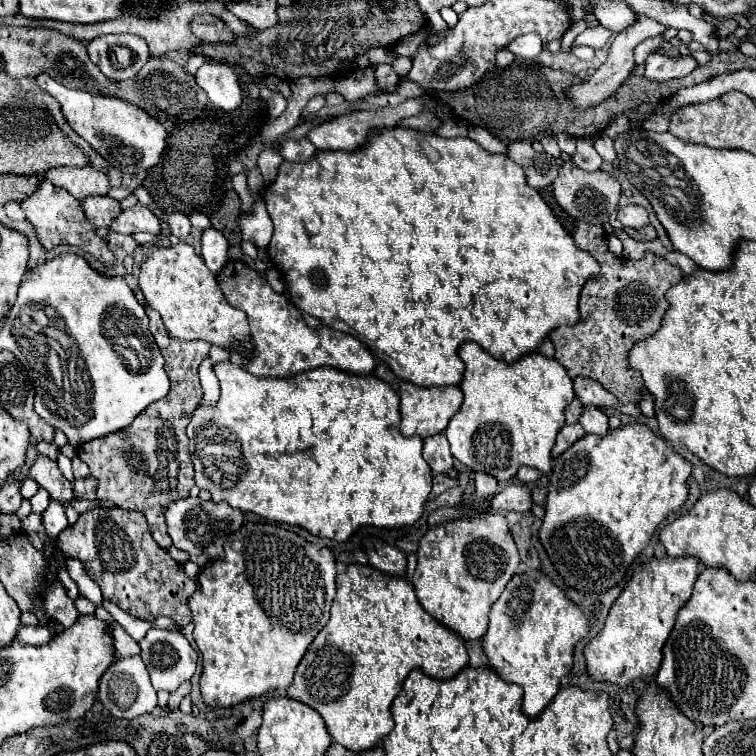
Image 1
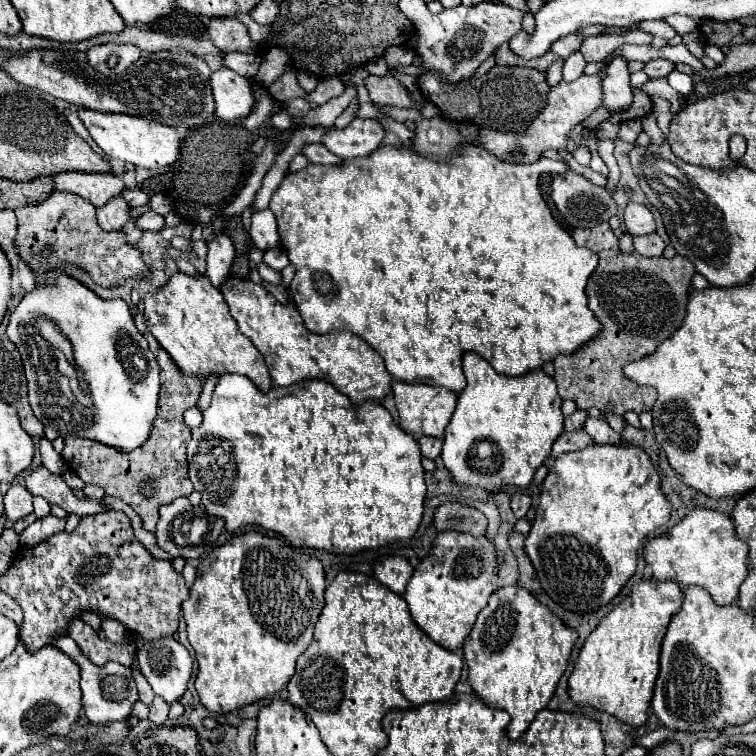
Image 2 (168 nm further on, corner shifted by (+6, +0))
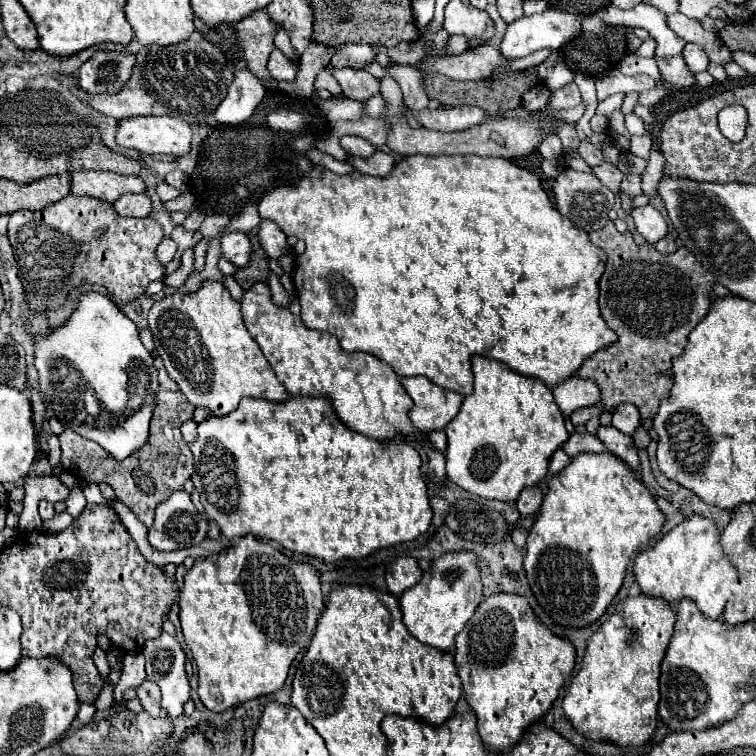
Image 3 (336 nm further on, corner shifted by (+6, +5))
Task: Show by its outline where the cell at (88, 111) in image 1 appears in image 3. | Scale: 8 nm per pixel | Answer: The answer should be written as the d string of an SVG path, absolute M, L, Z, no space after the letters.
M130 117L118 121L116 143L146 155L186 155L192 131L180 117Z

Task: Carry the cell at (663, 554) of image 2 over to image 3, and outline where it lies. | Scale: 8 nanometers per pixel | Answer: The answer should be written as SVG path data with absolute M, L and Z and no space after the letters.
M692 515L656 541L656 545L638 553L634 561L634 575L642 587L642 593L662 597L670 603L690 597L706 617L718 619L726 607L730 585L738 579L738 569L722 551L720 535L722 533L712 519Z

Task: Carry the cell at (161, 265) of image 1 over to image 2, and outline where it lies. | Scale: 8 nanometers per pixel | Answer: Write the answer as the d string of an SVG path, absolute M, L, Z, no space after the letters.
M182 272L174 274L162 290L144 298L144 318L152 336L160 346L164 346L168 356L172 356L174 364L186 376L208 378L212 374L222 376L236 372L248 376L260 392L268 392L272 388L270 372L262 354L238 330L222 292L214 288L208 278L194 278Z

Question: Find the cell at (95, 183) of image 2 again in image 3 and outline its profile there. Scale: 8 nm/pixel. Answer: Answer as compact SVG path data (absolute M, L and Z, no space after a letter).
M78 171L72 173L72 195L88 195L114 203L124 193L142 193L144 181L138 175L120 175L112 171Z

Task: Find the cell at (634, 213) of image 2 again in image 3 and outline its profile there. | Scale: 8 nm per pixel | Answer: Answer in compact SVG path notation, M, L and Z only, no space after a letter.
M650 203L644 205L644 207L634 207L630 217L634 219L636 231L648 243L656 243L656 239L662 239L668 233L668 225L666 225L664 217Z

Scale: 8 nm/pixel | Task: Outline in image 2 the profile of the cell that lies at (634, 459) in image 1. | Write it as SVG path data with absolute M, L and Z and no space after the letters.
M594 444L562 454L554 460L542 484L536 518L524 544L542 590L568 612L596 612L608 604L634 574L638 548L650 532L668 522L670 508L660 490L660 476L642 448L630 444Z

